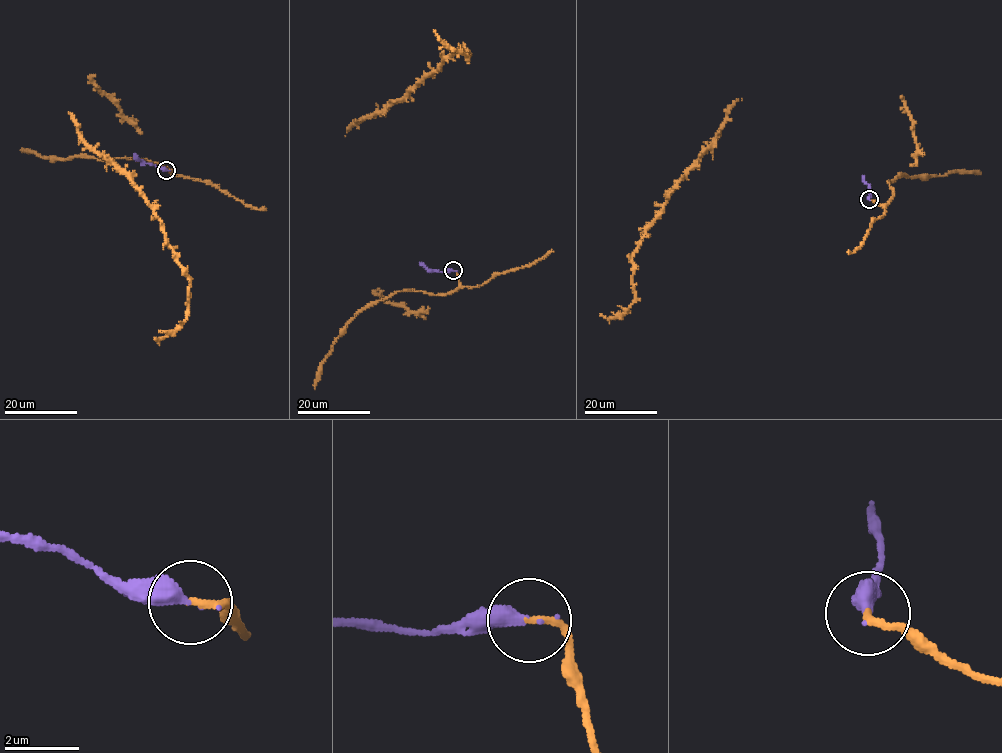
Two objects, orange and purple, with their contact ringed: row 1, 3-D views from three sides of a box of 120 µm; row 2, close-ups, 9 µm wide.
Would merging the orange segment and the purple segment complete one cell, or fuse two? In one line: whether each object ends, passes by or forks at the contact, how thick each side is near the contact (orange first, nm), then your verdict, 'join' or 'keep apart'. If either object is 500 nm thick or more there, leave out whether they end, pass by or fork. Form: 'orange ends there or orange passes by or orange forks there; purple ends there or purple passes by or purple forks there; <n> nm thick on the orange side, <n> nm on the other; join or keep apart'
orange ends there; purple ends there; 190 nm thick on the orange side, 420 nm on the other; join

